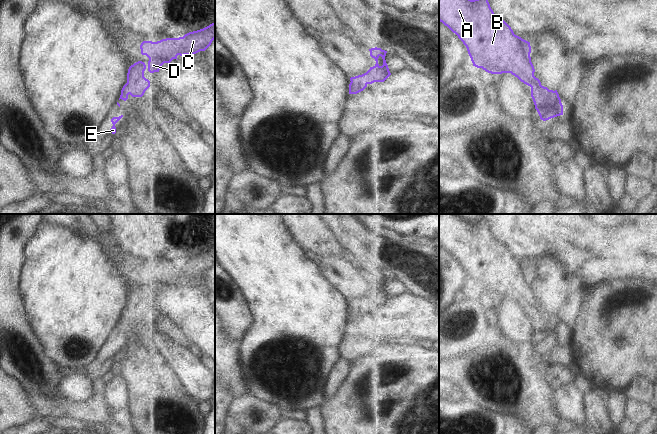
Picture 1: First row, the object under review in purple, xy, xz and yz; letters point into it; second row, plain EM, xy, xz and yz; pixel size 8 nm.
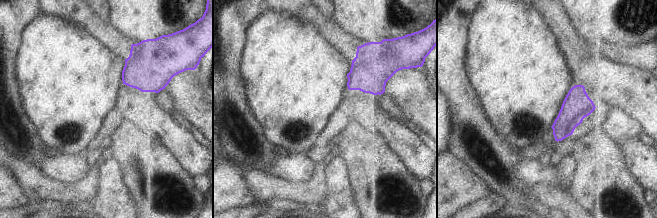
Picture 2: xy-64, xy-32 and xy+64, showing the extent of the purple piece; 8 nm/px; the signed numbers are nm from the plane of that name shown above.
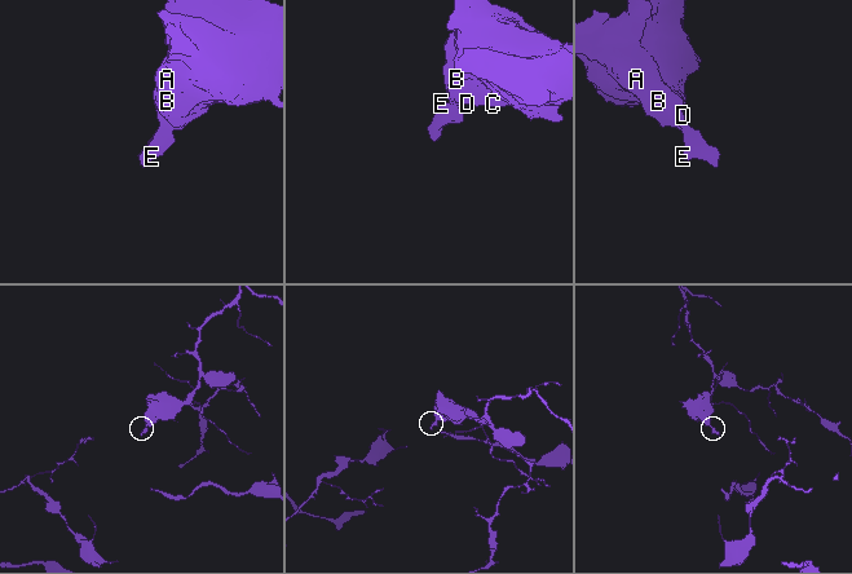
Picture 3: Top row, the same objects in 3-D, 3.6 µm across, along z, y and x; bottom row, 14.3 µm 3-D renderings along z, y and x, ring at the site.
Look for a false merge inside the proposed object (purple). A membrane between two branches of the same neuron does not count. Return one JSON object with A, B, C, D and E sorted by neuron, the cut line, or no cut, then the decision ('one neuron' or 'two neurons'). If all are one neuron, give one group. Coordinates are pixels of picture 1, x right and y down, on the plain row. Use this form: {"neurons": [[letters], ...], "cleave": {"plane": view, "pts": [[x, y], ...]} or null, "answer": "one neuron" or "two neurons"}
{"neurons": [["A", "B", "C", "D", "E"]], "cleave": null, "answer": "one neuron"}

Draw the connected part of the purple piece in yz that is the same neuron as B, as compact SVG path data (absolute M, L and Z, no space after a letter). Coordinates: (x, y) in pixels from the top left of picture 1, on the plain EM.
M439 214L439 245L447 250L463 266L473 290L482 292L491 298L511 297L521 306L530 310L531 321L541 344L546 345L563 339L563 329L557 314L549 314L547 311L542 310L540 304L534 300L535 293L530 281L530 266L515 259L511 251L494 238L484 217L478 223L471 224L458 214Z

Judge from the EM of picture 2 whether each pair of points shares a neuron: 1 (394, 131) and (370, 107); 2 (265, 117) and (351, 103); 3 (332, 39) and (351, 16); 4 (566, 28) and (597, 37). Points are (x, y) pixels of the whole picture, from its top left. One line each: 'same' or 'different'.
1: same
2: different
3: different
4: different

